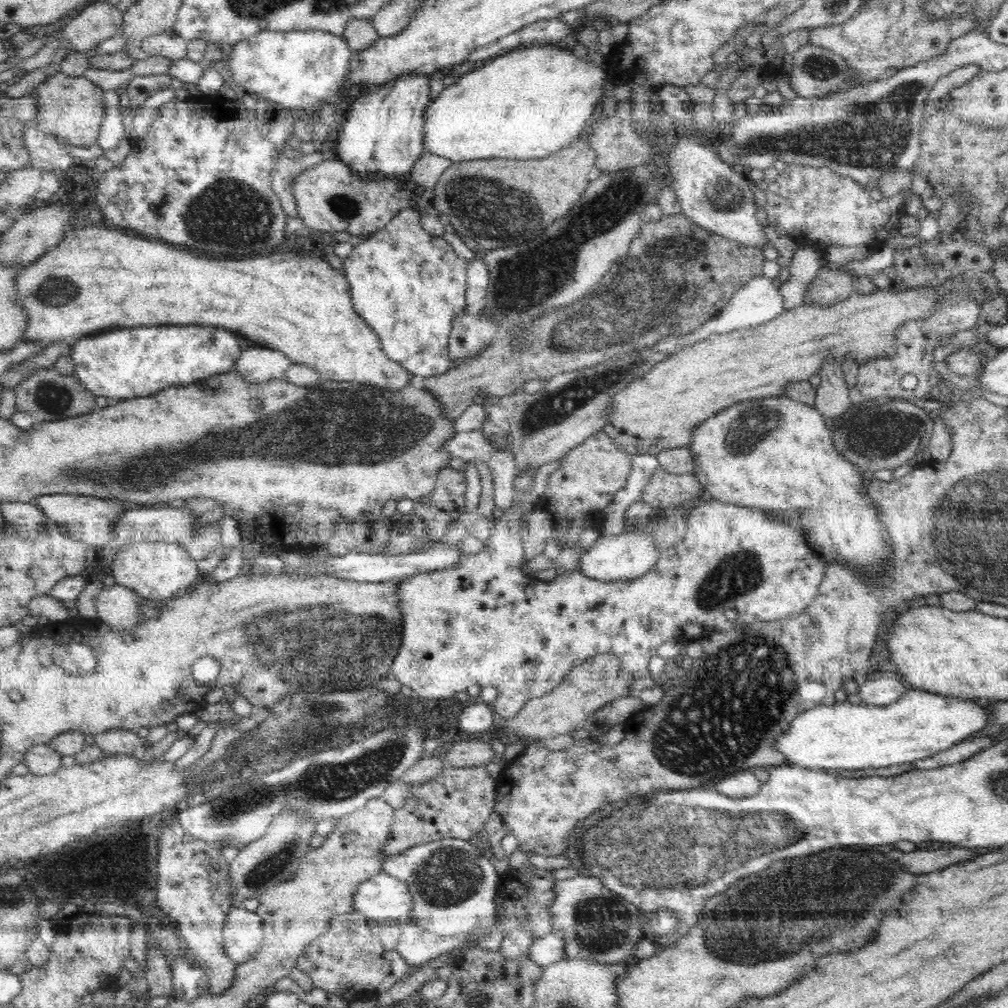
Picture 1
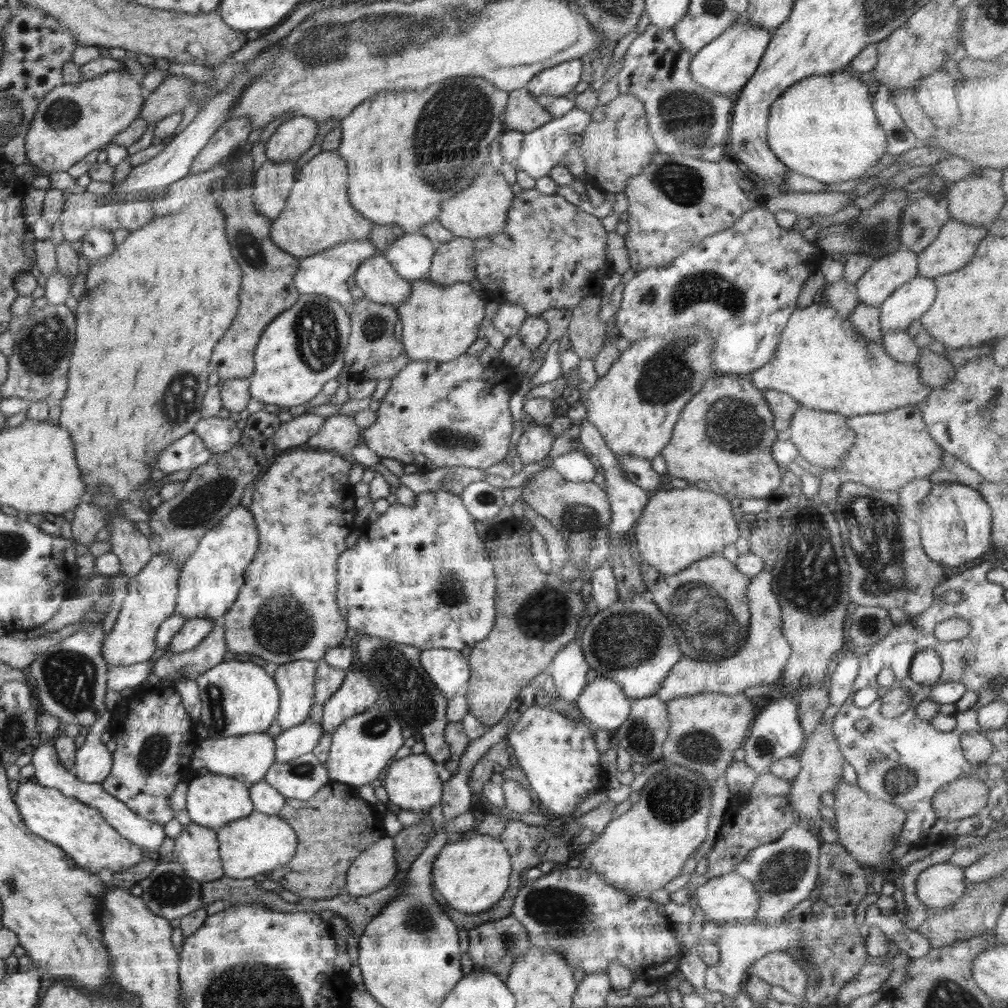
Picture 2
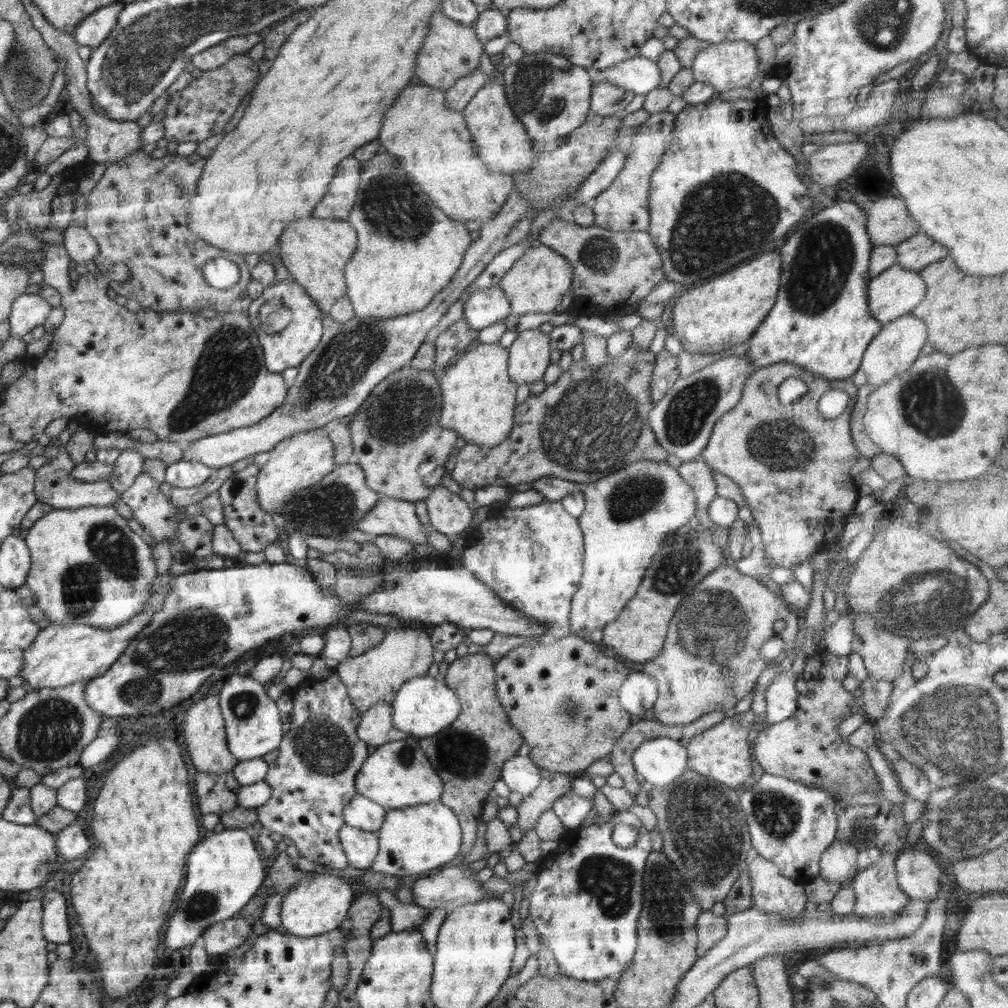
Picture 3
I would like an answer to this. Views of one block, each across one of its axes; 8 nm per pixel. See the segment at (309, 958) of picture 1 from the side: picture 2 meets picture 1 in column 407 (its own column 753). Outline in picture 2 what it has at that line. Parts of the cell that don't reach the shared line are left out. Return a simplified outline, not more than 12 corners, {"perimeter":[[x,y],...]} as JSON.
{"perimeter":[[774,951],[747,975],[805,996],[808,976],[794,957]]}

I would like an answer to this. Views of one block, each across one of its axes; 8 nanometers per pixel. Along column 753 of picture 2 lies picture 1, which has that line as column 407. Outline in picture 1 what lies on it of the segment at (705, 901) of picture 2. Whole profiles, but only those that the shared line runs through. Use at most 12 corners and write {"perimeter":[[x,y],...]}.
{"perimeter":[[381,871],[352,894],[370,920],[408,920],[409,885]]}

